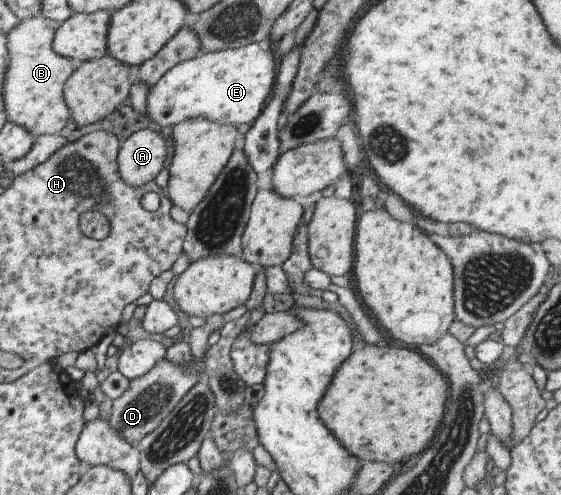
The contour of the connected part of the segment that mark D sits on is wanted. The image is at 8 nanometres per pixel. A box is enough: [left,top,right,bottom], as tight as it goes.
[108,316,222,444]

